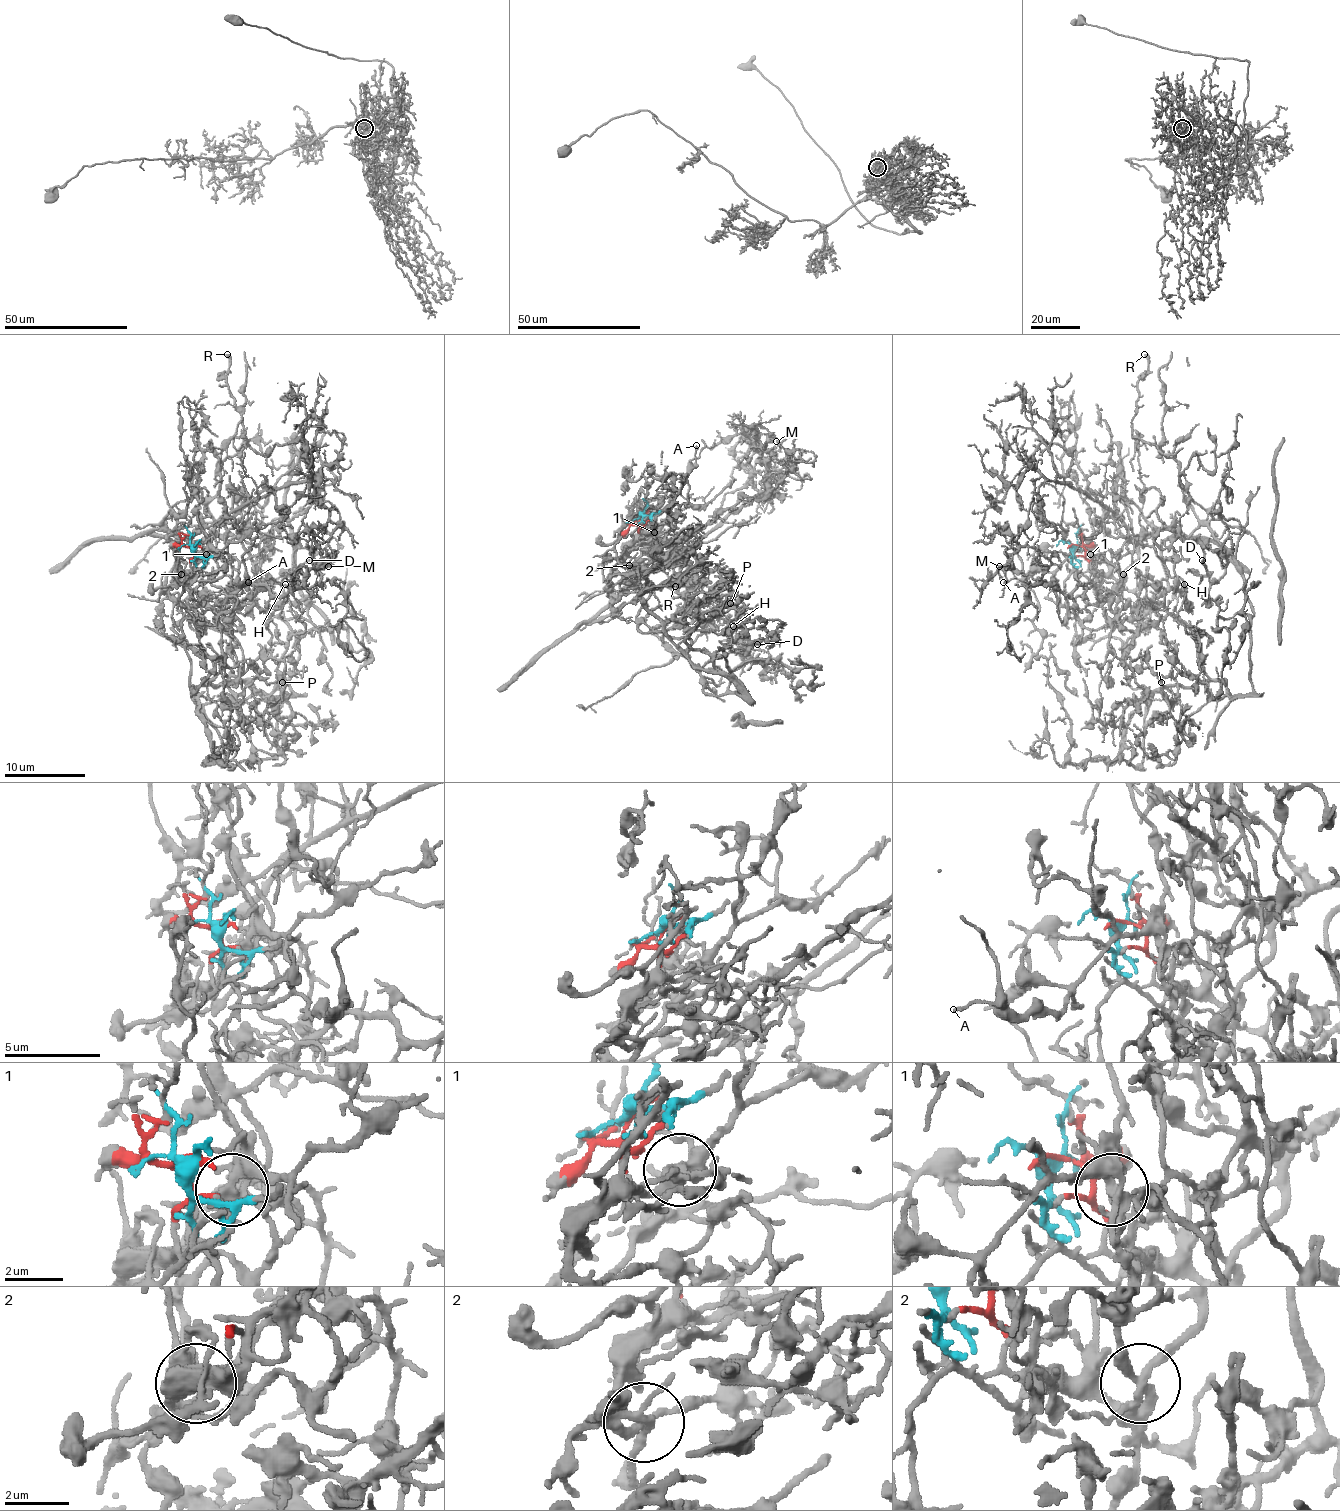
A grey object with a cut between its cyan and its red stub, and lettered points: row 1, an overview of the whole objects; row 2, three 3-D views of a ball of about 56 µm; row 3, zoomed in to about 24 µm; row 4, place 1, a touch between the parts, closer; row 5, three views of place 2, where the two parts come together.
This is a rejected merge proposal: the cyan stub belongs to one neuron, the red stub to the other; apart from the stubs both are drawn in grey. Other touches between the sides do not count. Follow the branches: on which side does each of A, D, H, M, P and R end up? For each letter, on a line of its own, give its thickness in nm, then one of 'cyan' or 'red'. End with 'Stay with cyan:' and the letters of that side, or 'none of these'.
A: 150 nm thick; red
D: 180 nm thick; cyan
H: 110 nm thick; cyan
M: 160 nm thick; red
P: 150 nm thick; cyan
R: 280 nm thick; cyan
Stay with cyan: D, H, P, R

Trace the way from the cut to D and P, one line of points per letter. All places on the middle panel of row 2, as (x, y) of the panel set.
D: (642, 514), (615, 557), (636, 565), (642, 603), (694, 664), (747, 693), (703, 691), (701, 668), (757, 644)
P: (642, 514), (615, 557), (694, 664), (711, 658), (686, 638), (723, 630), (731, 603)

